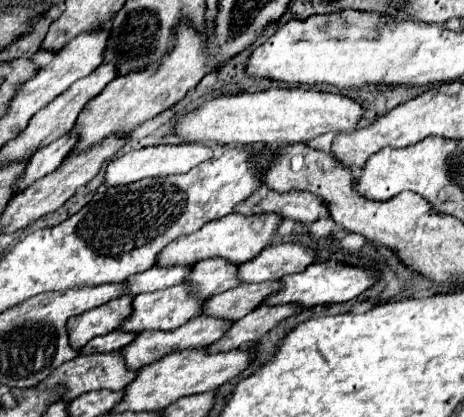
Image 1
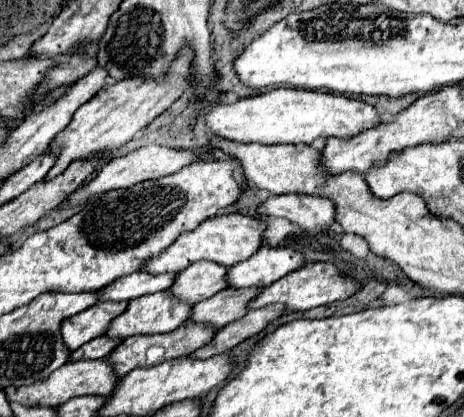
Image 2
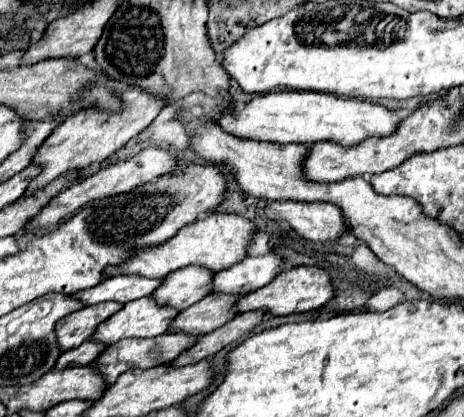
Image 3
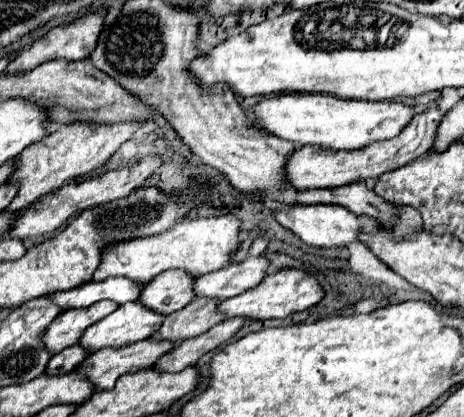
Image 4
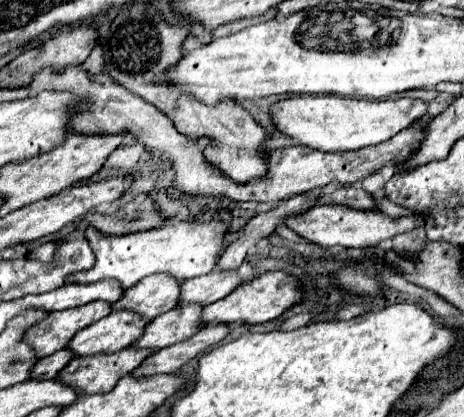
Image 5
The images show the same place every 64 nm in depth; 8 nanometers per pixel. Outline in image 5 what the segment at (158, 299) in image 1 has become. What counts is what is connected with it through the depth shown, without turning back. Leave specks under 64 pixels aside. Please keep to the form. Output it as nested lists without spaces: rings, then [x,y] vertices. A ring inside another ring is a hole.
[[[112,312],[106,318],[82,328],[70,342],[68,350],[74,356],[114,354],[130,346],[144,330],[150,320],[140,318],[134,312]]]

